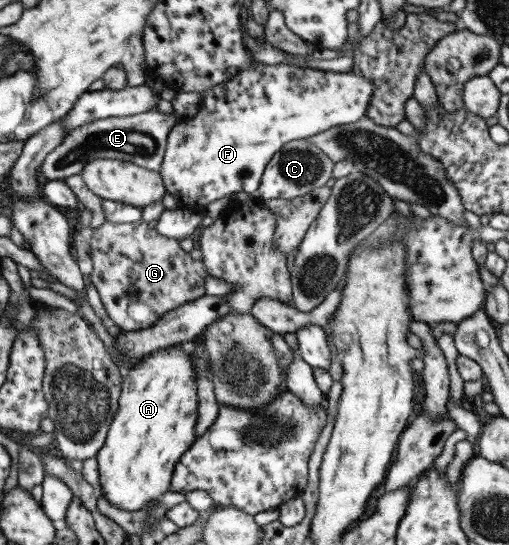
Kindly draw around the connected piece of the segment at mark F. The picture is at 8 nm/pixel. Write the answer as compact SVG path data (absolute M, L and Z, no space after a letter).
M254 62L249 68L246 66L242 68L235 76L229 78L221 84L213 85L208 91L204 91L198 112L192 118L186 120L179 120L174 125L168 136L165 144L165 151L158 169L159 177L163 182L165 191L169 193L179 204L179 207L186 207L191 209L196 205L206 206L208 203L215 200L231 197L234 199L239 196L252 195L258 188L258 183L264 167L270 162L270 159L278 152L287 142L293 140L306 140L316 133L330 130L332 126L352 124L356 121L362 120L365 117L367 105L369 104L373 90L373 83L364 76L356 75L352 72L331 72L322 69L300 68L294 64L276 64L267 65L262 62Z

